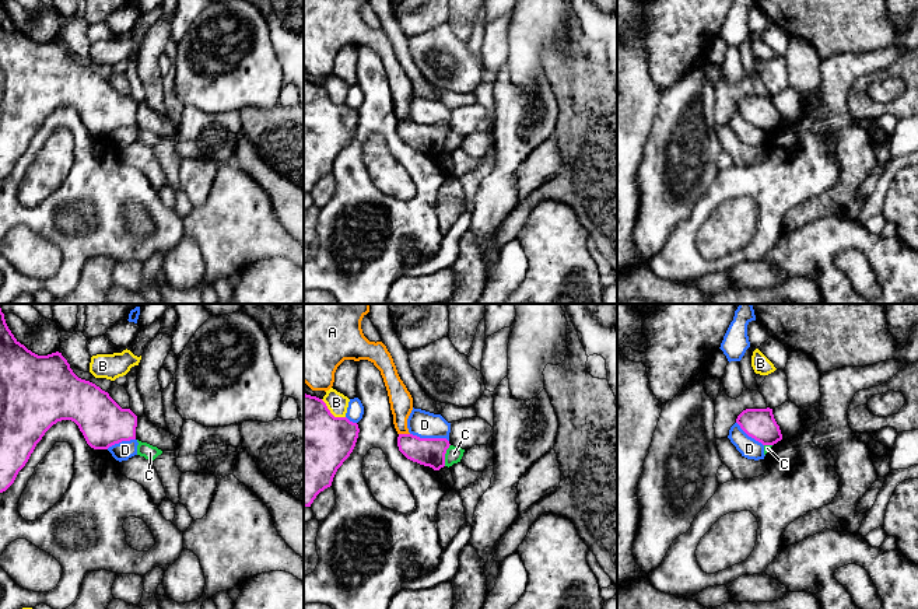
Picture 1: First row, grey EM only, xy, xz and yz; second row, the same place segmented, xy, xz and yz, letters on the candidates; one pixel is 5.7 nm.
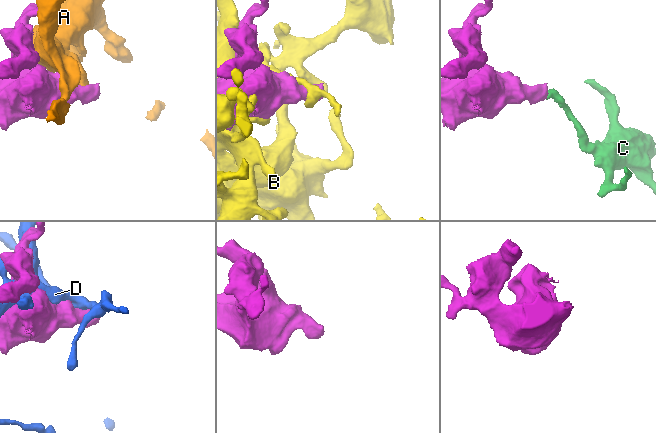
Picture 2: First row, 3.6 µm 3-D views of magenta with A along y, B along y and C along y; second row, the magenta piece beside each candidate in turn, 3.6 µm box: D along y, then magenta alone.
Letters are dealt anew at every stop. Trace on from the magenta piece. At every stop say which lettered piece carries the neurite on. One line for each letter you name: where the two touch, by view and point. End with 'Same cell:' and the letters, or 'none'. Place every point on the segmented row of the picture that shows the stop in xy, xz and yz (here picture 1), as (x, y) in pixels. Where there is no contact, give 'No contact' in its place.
Same cell: none

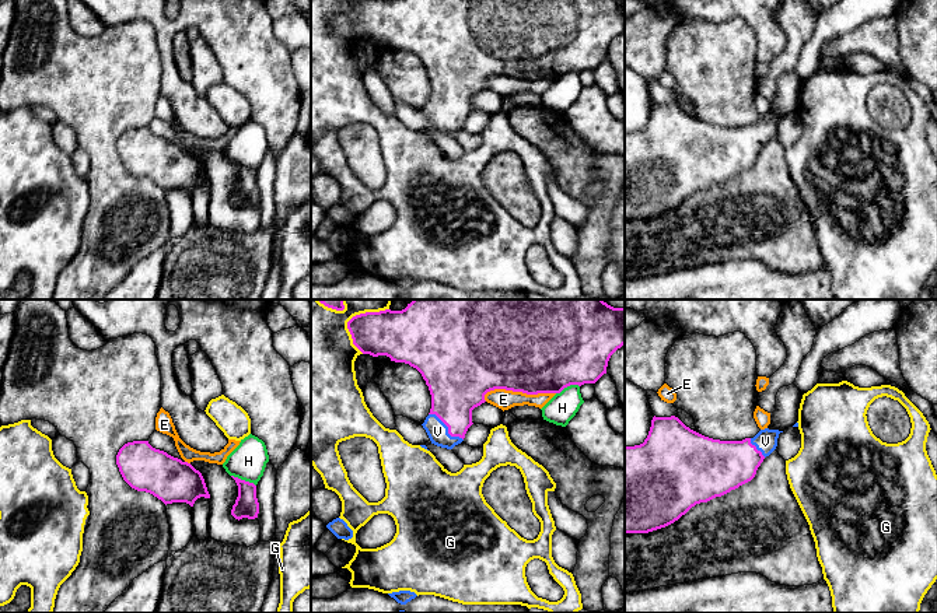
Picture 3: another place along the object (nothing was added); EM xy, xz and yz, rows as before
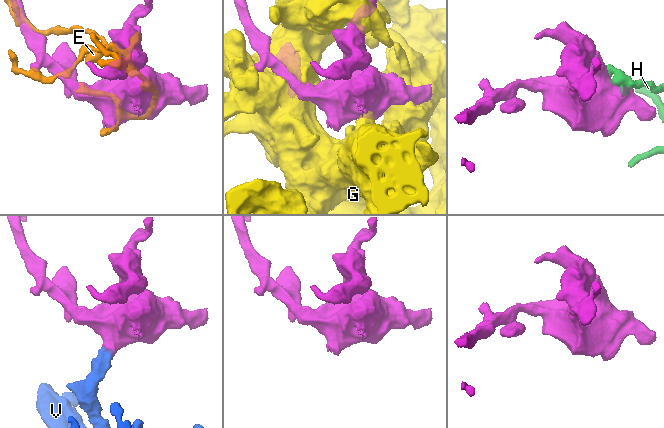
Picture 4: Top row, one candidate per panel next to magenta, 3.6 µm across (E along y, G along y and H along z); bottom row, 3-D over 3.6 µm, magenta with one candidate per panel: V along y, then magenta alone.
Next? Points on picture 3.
V: Touches magenta at xz (448, 428)
Same cell: V

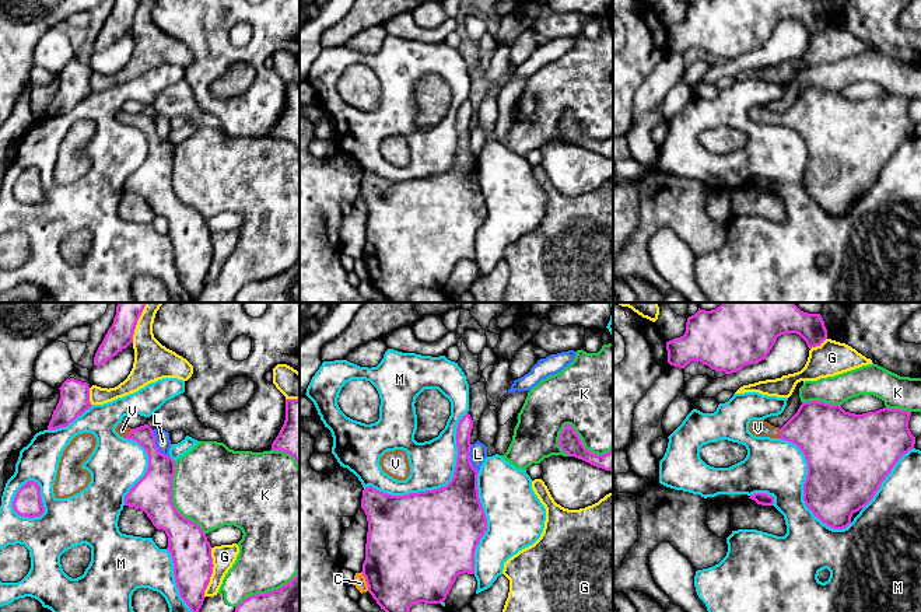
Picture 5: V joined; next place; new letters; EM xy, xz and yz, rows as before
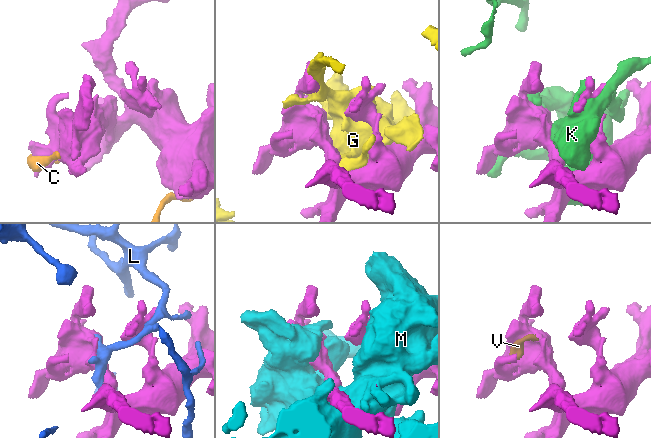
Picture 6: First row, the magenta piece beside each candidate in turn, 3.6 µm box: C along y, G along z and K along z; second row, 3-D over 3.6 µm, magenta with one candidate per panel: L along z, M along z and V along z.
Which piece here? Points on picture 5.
V: Touches magenta at xy (129, 433)
Same cell: V

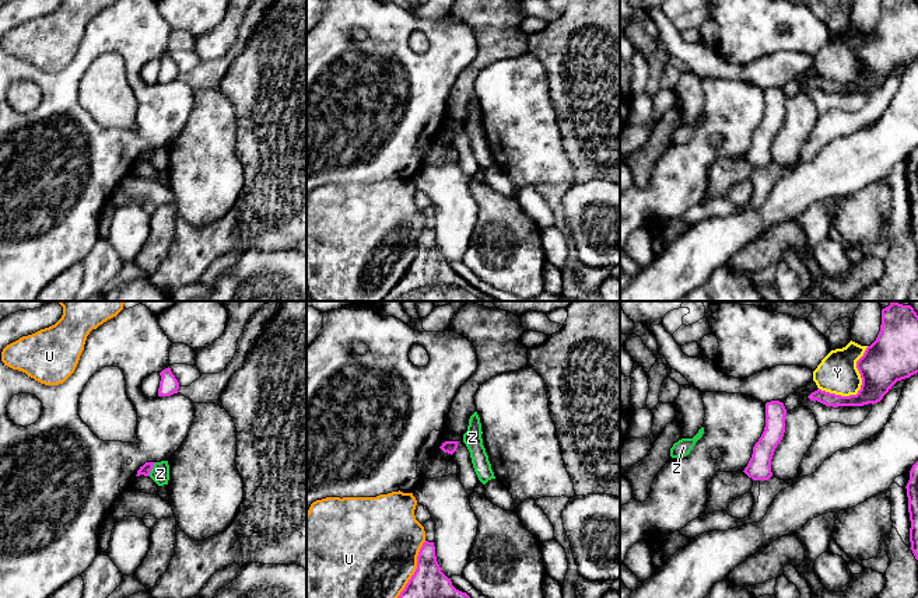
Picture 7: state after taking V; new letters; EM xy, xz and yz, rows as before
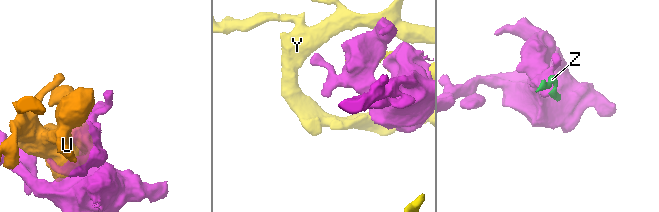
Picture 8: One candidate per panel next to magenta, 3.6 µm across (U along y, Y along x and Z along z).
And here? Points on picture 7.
Same cell: none

